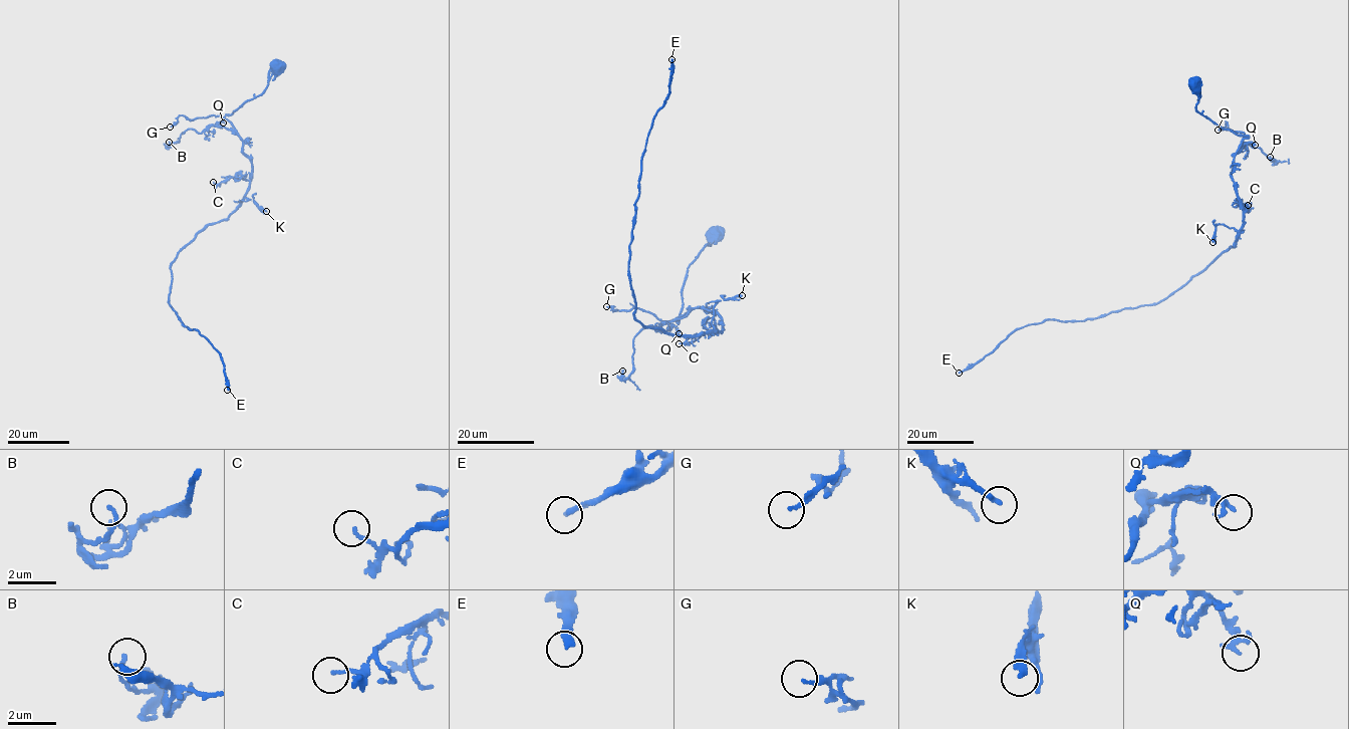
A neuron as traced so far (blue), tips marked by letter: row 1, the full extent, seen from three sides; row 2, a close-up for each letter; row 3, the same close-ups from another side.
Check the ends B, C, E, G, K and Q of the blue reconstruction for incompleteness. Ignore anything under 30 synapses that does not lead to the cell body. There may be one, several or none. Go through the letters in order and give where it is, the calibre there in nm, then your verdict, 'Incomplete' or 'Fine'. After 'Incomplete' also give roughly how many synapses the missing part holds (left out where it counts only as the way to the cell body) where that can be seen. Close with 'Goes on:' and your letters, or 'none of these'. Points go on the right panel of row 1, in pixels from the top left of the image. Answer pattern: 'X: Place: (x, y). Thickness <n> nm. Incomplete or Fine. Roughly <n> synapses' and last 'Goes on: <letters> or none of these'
B: Place: (1270, 157). Thickness 170 nm. Fine
C: Place: (1248, 205). Thickness 120 nm. Fine
E: Place: (959, 373). Thickness 260 nm. Incomplete. Roughly 600 synapses
G: Place: (1218, 130). Thickness 140 nm. Fine
K: Place: (1212, 242). Thickness 260 nm. Fine
Q: Place: (1255, 145). Thickness 120 nm. Fine
Goes on: E

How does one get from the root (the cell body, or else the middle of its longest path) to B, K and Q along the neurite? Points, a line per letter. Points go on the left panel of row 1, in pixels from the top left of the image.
B: (276, 65), (263, 92), (225, 115), (235, 130), (189, 129), (166, 147), (169, 142)
K: (276, 65), (263, 92), (225, 116), (252, 169), (249, 190), (239, 200), (253, 200), (266, 211)
Q: (276, 65), (279, 68), (263, 92), (225, 115), (235, 130), (216, 126), (223, 123)

